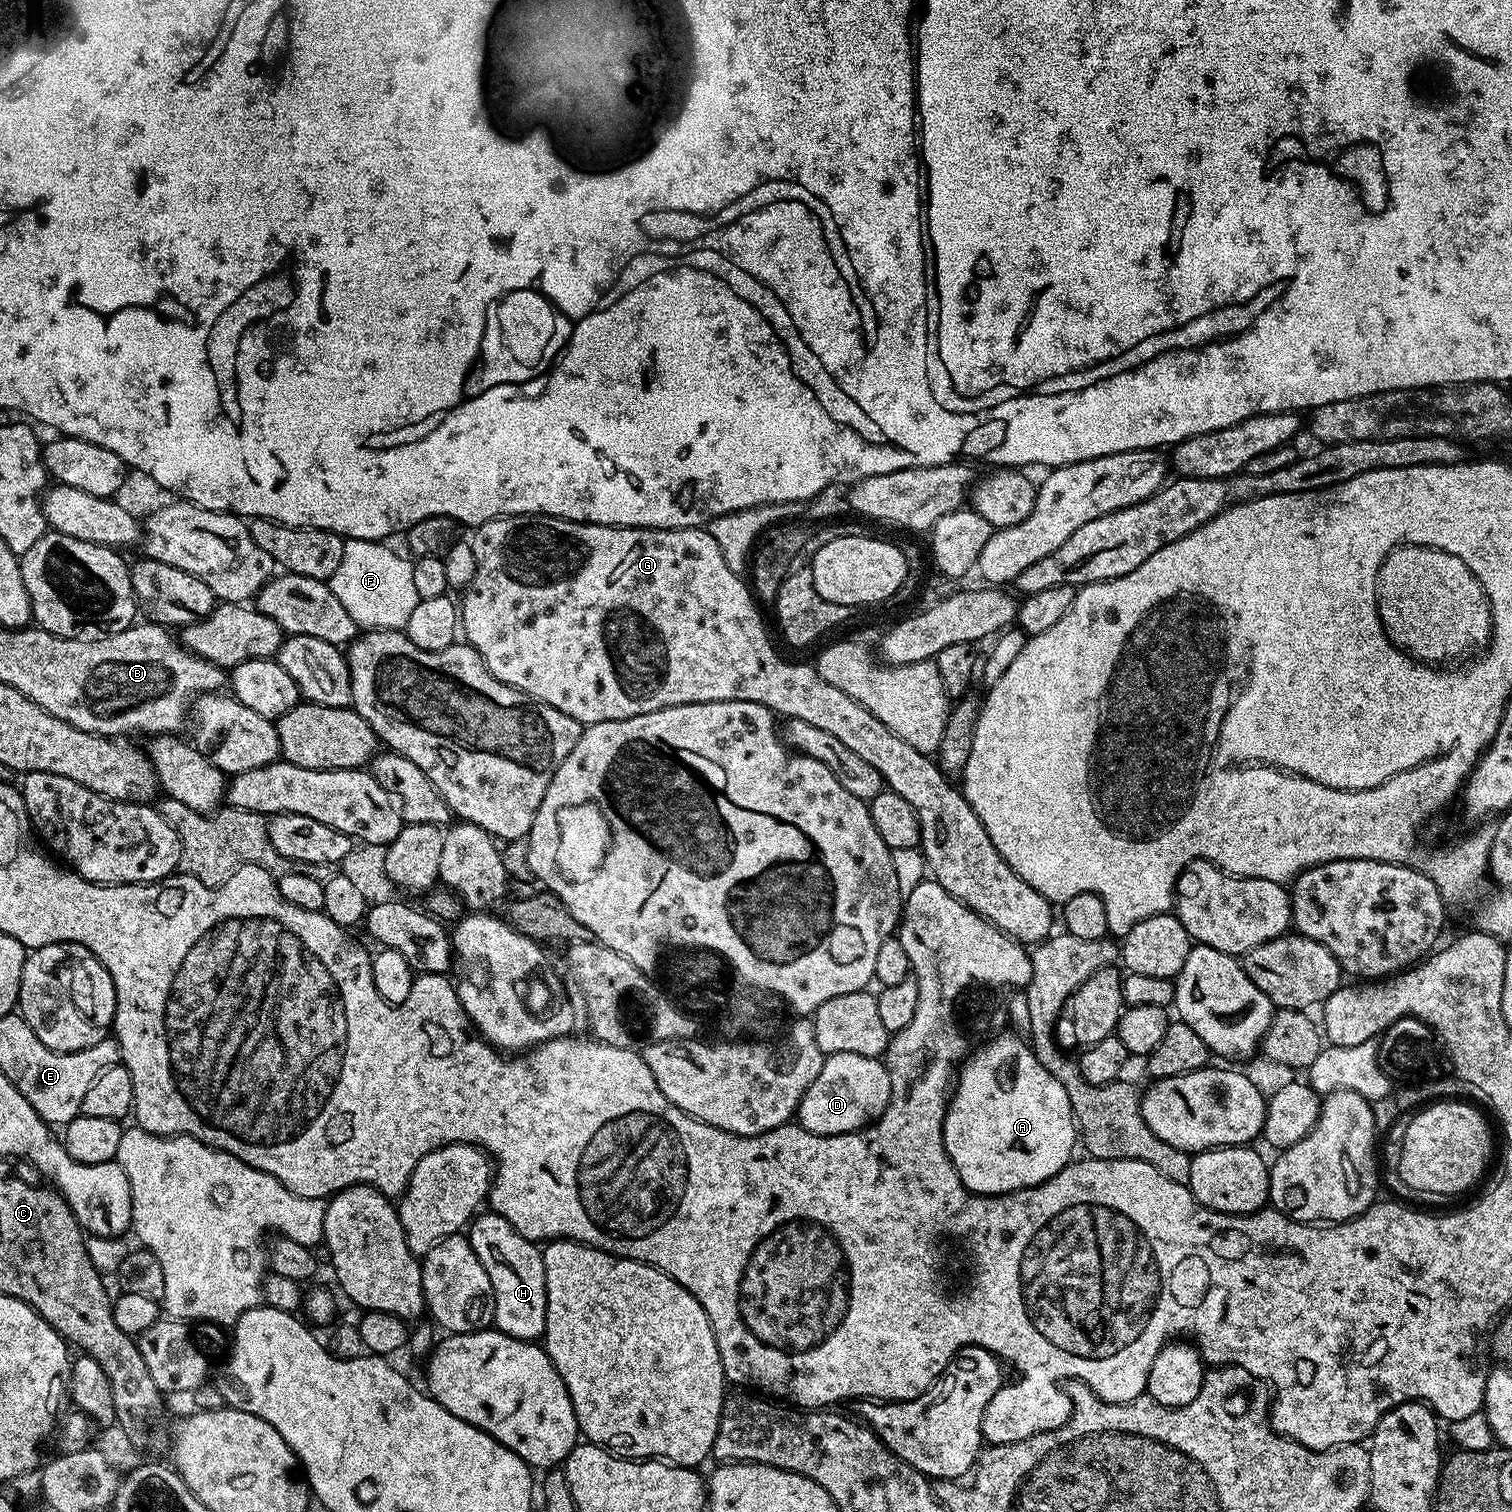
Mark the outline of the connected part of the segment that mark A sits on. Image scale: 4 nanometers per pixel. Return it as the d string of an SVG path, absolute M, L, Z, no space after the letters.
M1004 1030L993 1035L987 1041L989 1044L985 1048L977 1047L959 1065L958 1075L955 1077L954 1087L948 1101L948 1112L944 1115L944 1149L946 1154L950 1154L950 1162L954 1162L954 1170L958 1170L958 1178L962 1178L968 1191L977 1196L1004 1196L1008 1192L1017 1192L1019 1188L1029 1188L1035 1184L1046 1182L1069 1164L1074 1156L1072 1151L1078 1148L1078 1125L1070 1106L1070 1094L1066 1094L1066 1086L1062 1086L1062 1082L1058 1082L1058 1078L1054 1078L1054 1074L1050 1074L1050 1070L1046 1070L1046 1066L1042 1066L1042 1062L1038 1062L1038 1058L1032 1052L1031 1043L1025 1037L1023 1040L1022 1037L1015 1036L1015 1034L1020 1034L1008 1031Z

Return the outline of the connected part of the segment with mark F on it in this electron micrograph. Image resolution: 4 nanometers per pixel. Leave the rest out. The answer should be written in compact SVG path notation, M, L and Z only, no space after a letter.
M347 539L341 565L328 581L342 606L356 624L366 630L405 629L420 601L414 583L414 562L406 560L388 546L375 540Z

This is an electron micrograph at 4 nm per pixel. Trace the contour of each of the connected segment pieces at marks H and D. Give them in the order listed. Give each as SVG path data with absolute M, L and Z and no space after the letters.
M491 1210L479 1213L467 1225L466 1235L478 1262L490 1274L492 1315L495 1327L519 1340L539 1341L546 1326L546 1270L543 1251L533 1241L522 1238L504 1216Z
M862 1054L825 1055L818 1078L802 1094L798 1123L819 1136L837 1136L867 1128L886 1110L890 1102L890 1074L883 1059Z

